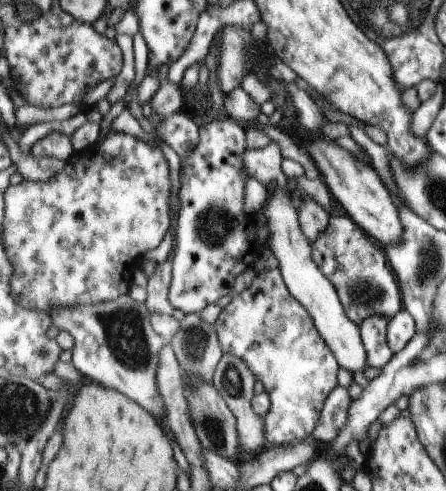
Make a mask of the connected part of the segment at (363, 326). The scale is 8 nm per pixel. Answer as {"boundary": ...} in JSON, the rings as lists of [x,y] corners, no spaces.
{"boundary":[[[373,314],[358,324],[367,366],[380,369],[392,356],[386,343],[386,322],[387,318]]]}

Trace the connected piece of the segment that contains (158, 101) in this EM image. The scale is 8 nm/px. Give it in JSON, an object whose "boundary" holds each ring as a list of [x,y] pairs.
{"boundary":[[[161,74],[161,88],[150,102],[152,109],[161,116],[161,119],[173,118],[175,114],[182,112],[185,102],[184,88],[181,84],[175,84],[169,80],[168,74]]]}

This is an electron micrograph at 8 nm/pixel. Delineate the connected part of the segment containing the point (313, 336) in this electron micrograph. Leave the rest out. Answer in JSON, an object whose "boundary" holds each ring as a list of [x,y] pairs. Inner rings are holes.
{"boundary":[[[280,267],[256,273],[250,287],[226,300],[216,330],[223,352],[229,351],[245,360],[271,398],[271,408],[264,418],[267,442],[271,446],[283,446],[307,441],[320,420],[325,398],[336,388],[336,357],[331,356],[331,349],[313,326],[309,310],[289,292]]]}

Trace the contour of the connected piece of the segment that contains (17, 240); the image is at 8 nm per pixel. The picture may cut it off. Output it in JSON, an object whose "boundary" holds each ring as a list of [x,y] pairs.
{"boundary":[[[112,126],[109,127],[103,140],[98,142],[92,151],[85,150],[75,153],[70,158],[70,162],[67,162],[67,166],[59,174],[55,174],[51,180],[47,180],[47,182],[24,180],[21,184],[9,186],[4,192],[5,230],[3,230],[1,242],[7,251],[13,268],[15,268],[13,278],[11,278],[11,288],[13,288],[15,300],[29,310],[39,310],[39,312],[51,314],[51,310],[59,308],[59,306],[65,308],[65,306],[111,302],[129,294],[129,287],[134,284],[133,279],[136,277],[137,270],[143,270],[145,254],[149,254],[149,250],[161,250],[161,242],[165,242],[165,238],[169,238],[169,228],[172,228],[171,218],[169,218],[170,196],[169,164],[167,164],[167,158],[159,146],[150,146],[127,133],[116,132]]]}

